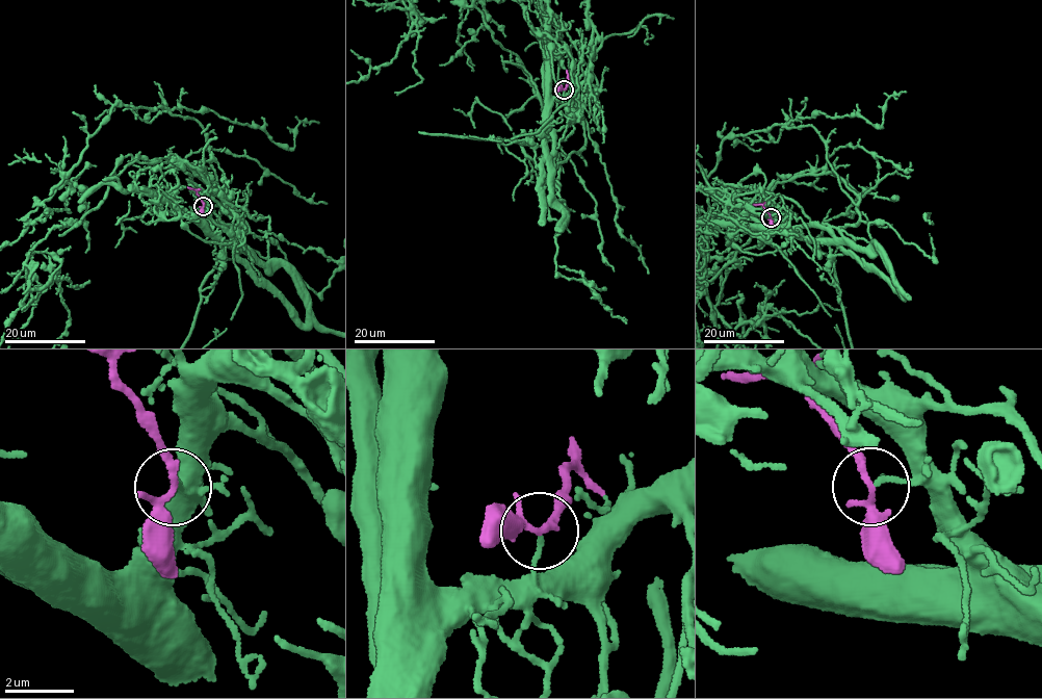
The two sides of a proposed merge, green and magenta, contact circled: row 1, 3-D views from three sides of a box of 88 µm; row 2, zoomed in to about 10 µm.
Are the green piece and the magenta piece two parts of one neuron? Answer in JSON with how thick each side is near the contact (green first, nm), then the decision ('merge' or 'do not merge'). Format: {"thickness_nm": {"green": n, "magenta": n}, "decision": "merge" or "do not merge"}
{"thickness_nm": {"green": 120, "magenta": 190}, "decision": "merge"}

